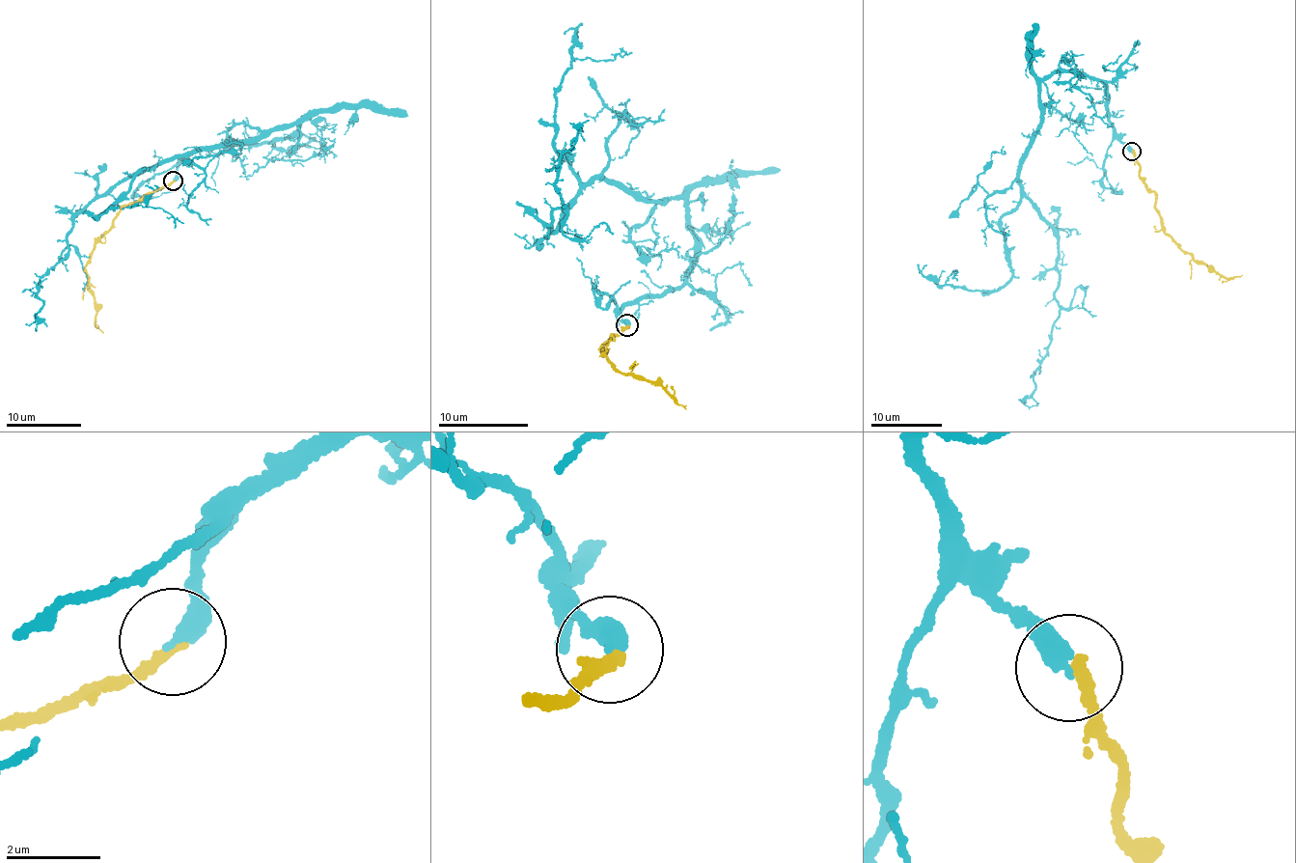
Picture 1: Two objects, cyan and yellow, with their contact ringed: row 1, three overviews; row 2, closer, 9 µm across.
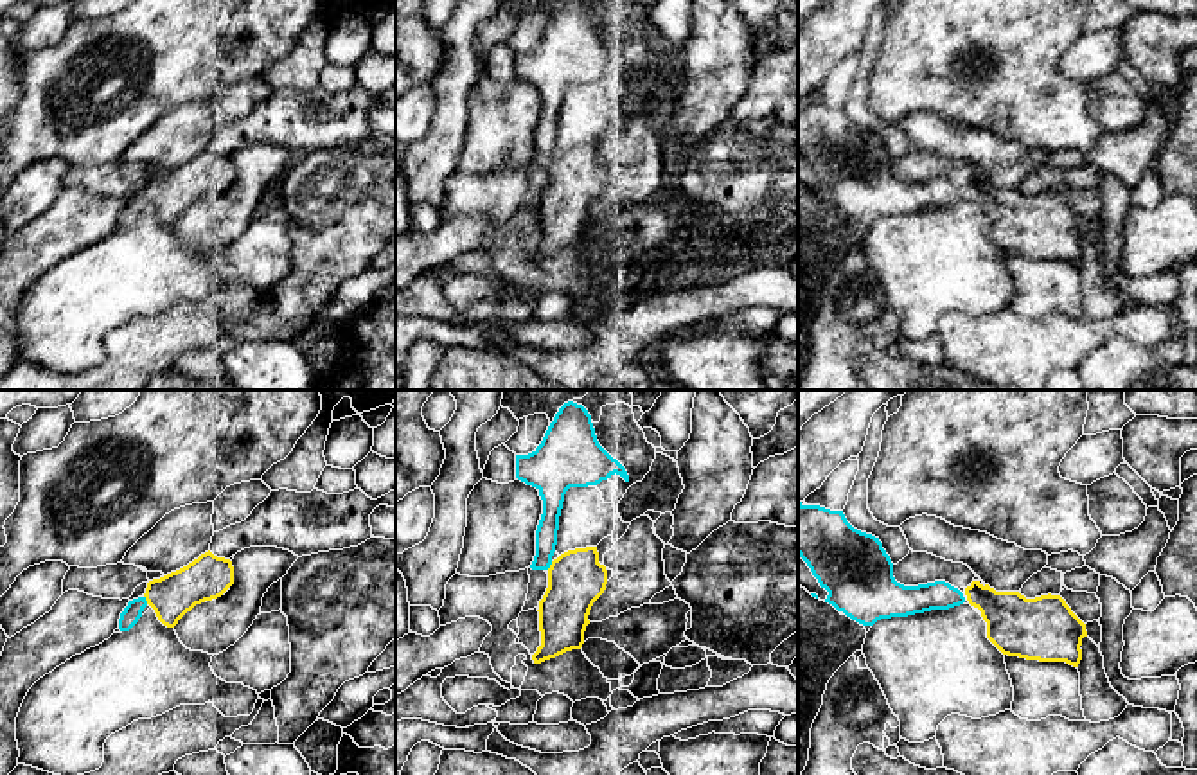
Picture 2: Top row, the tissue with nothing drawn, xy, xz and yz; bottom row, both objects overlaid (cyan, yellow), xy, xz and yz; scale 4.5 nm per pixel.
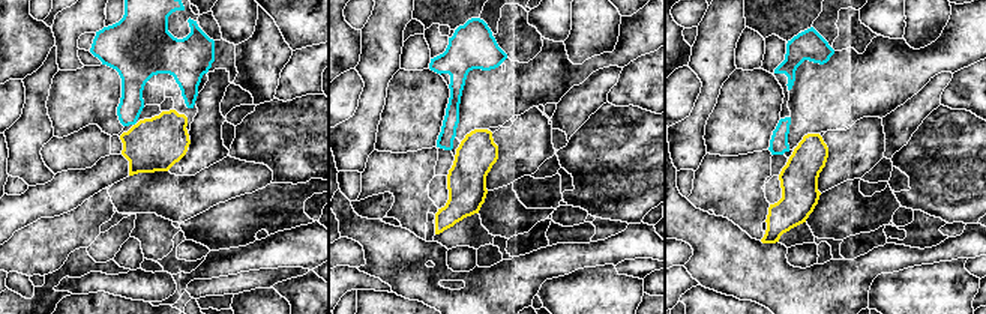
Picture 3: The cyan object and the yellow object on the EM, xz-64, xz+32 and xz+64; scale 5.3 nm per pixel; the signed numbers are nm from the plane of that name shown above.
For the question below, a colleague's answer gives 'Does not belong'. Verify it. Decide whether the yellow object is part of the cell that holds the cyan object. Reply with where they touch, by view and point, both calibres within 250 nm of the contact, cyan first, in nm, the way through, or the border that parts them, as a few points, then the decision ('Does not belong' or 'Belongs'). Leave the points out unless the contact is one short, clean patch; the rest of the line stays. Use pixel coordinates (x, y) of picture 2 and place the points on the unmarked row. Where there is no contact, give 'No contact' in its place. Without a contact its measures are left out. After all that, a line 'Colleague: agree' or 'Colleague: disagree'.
Touches cyan at xz (550, 160). Thickness 100 nm (cyan) against 260 nm. Path across: xz (547, 128), (550, 160), (576, 177). Belongs
Colleague: disagree

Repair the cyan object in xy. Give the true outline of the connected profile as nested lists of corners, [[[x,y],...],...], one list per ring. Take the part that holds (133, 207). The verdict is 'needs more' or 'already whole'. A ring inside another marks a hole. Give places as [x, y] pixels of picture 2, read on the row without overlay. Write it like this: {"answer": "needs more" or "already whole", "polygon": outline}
{"answer": "needs more", "polygon": [[[208,147],[187,164],[149,178],[146,191],[129,198],[120,210],[119,227],[129,228],[147,201],[164,223],[174,225],[196,201],[221,194],[232,182],[232,158]]]}

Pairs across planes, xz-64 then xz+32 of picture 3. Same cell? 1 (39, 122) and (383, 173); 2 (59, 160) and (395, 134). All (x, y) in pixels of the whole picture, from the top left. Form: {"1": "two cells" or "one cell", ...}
{"1": "two cells", "2": "two cells"}

